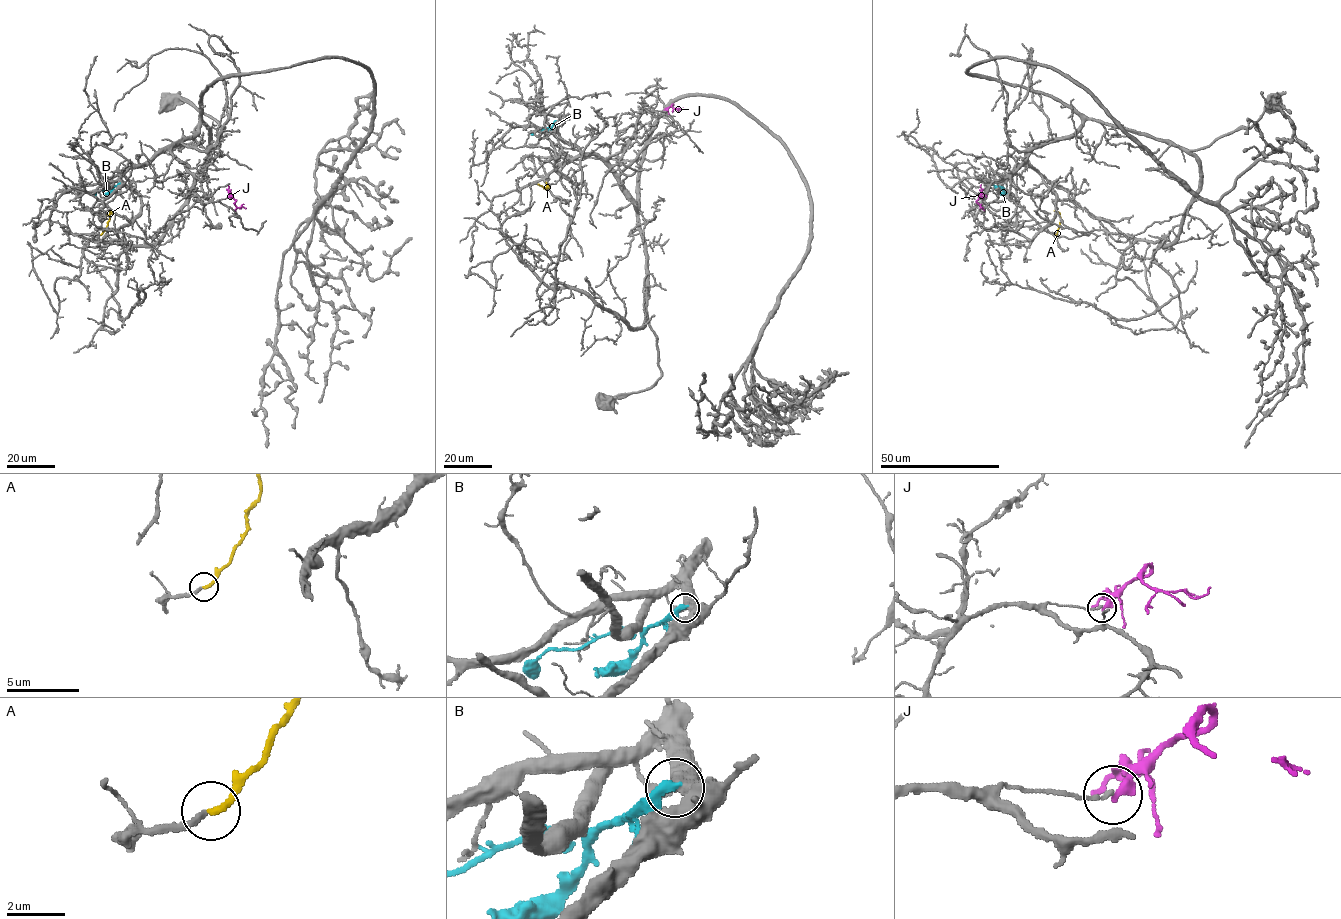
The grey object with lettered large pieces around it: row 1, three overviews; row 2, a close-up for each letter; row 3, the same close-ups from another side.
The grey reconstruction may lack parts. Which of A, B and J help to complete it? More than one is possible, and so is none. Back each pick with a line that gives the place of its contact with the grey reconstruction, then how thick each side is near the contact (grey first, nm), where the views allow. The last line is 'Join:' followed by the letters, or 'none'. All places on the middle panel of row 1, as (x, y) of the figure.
A: meets grey at (537, 184); 200 nm thick on the grey side, 200 nm on the other
Join: A

